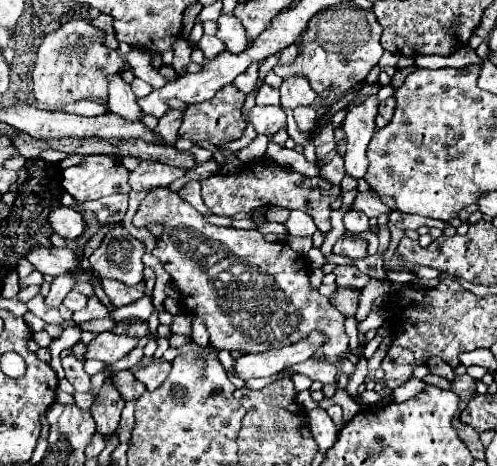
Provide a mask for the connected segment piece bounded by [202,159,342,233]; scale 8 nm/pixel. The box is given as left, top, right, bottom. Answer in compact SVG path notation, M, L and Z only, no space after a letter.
M269 159L246 163L240 167L240 171L236 175L216 173L202 181L202 199L214 215L232 217L236 213L250 213L262 205L278 205L278 207L288 207L288 209L302 209L304 213L308 213L314 219L317 229L323 233L327 233L331 229L330 204L340 193L342 191L338 185L334 189L334 185L320 175L310 179L300 173L288 171L282 165Z

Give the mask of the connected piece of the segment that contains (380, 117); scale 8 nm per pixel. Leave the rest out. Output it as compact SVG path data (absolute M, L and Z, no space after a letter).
M388 97L386 101L382 101L378 105L378 115L376 115L376 125L378 127L386 127L394 115L394 109L396 109L396 99L394 97Z

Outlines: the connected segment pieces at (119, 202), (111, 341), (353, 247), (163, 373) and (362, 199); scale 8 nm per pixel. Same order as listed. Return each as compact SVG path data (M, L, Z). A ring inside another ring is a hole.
M108 195L96 201L84 201L78 205L80 213L94 213L100 225L116 225L124 219L128 209L128 195Z
M112 331L96 335L86 351L86 359L98 359L102 363L116 363L124 355L128 355L138 345L136 337L116 335Z
M344 235L344 237L334 245L334 253L346 255L346 257L352 257L352 259L368 257L366 241L360 239L360 237L348 237L348 235Z
M154 361L152 365L140 367L140 369L134 371L136 379L142 381L148 391L158 389L162 385L162 381L168 377L168 373L170 373L170 363L166 363L166 361L162 361L162 363L160 361Z
M372 189L358 193L356 199L354 199L354 203L352 203L352 207L354 207L356 211L366 213L368 217L388 215L388 211L390 211L390 207L382 201L382 197L380 197L376 191L372 191Z

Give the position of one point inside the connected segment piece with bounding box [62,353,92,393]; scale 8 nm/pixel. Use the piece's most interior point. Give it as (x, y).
(75, 374)

